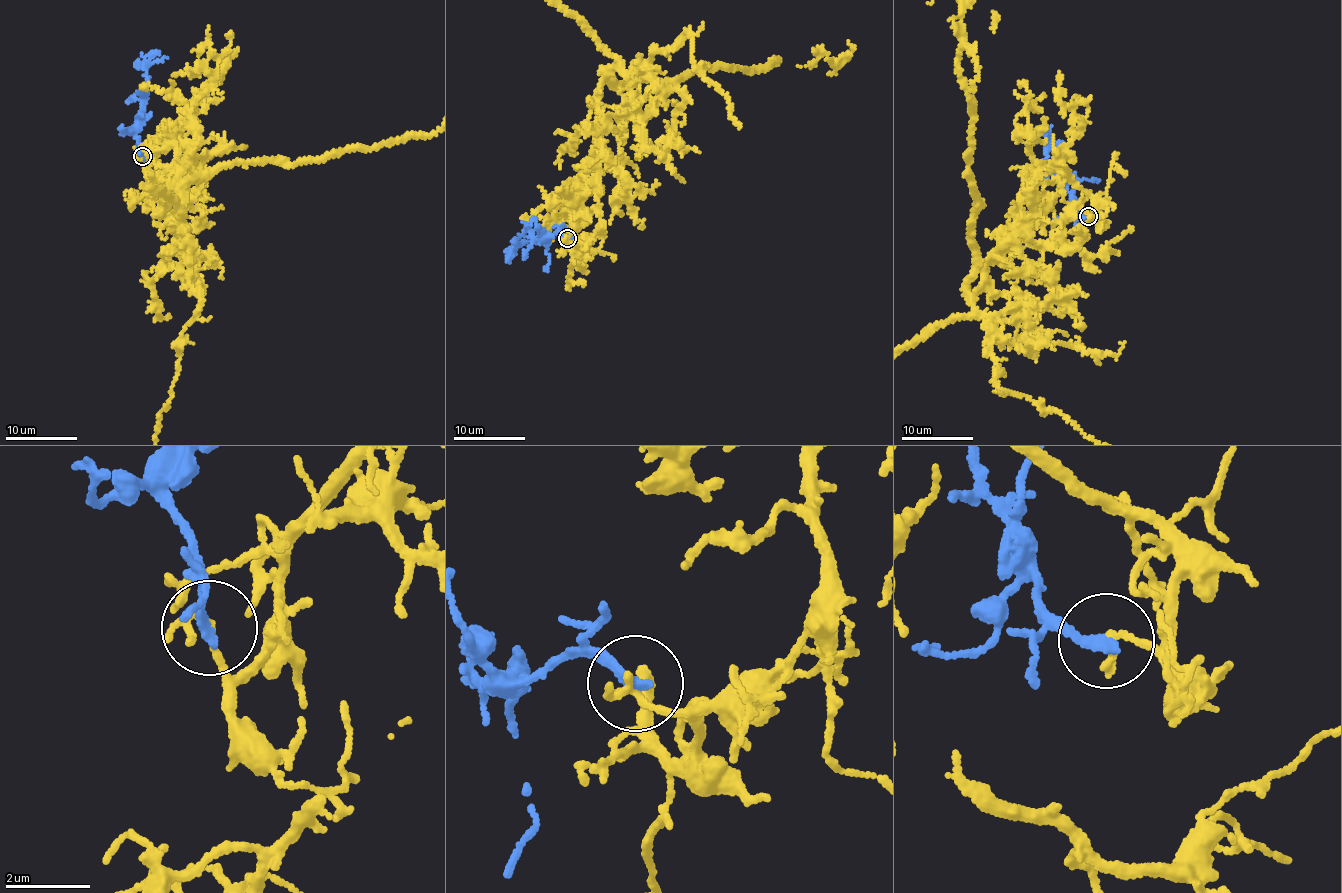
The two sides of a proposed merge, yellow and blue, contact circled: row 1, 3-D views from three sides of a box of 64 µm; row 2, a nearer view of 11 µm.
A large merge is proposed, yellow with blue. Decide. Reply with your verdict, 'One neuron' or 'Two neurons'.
Two neurons

